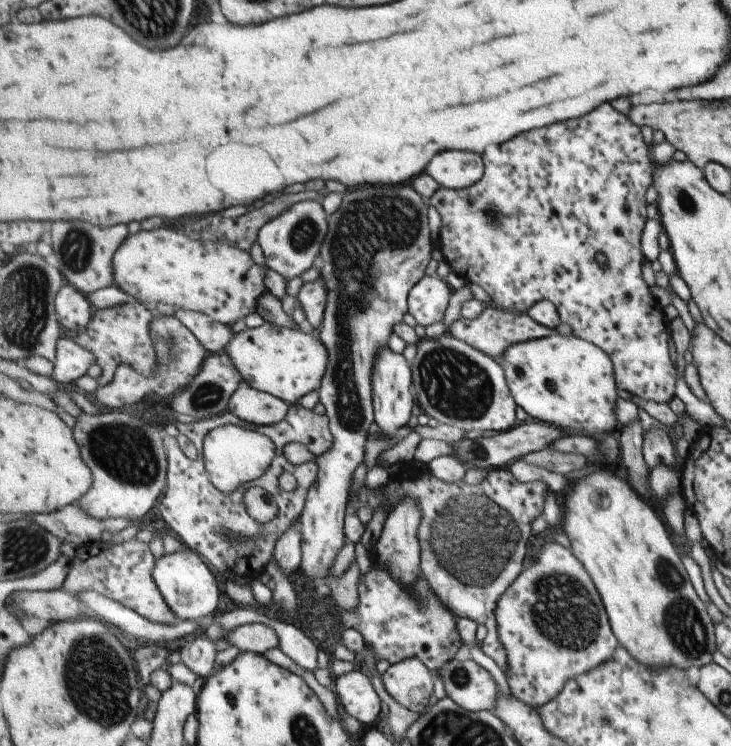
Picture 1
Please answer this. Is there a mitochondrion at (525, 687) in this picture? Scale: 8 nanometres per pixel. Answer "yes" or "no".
no

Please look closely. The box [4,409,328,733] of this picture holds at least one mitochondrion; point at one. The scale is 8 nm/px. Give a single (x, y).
(96, 676)

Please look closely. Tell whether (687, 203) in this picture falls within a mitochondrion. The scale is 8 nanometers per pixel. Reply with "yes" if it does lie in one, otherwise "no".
yes

